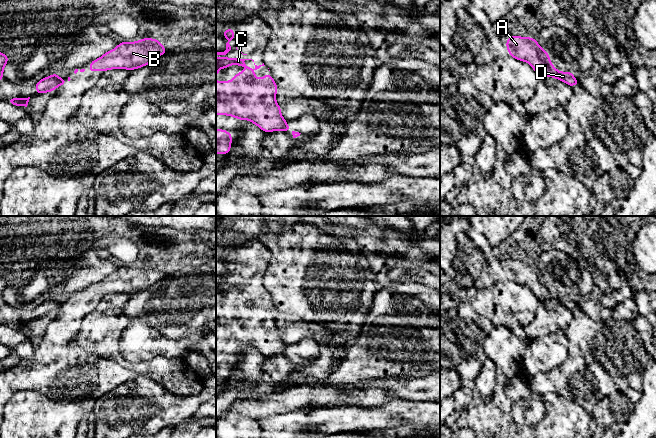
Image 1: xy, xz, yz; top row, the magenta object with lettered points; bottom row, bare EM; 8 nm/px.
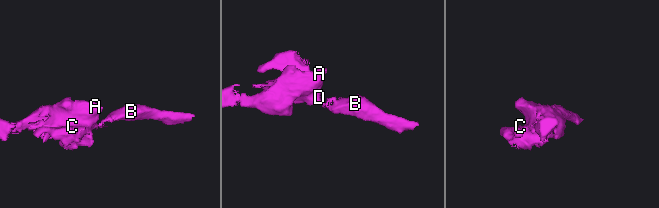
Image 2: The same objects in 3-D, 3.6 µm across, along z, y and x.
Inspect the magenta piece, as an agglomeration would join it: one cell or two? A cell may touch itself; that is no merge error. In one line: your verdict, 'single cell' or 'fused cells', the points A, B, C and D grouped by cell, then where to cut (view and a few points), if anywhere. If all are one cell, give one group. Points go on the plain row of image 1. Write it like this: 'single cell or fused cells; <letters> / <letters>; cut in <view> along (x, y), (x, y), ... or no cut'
fused cells; A C D / B; cut in xy along (63, 303), (59, 308)

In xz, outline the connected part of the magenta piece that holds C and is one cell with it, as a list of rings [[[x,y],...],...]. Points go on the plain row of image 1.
[[[216,283],[216,300],[220,297],[219,292],[226,294],[230,289],[244,290],[248,293],[234,299],[232,305],[216,305],[216,339],[249,344],[266,357],[281,355],[287,349],[287,345],[281,339],[282,332],[276,327],[278,310],[274,306],[272,298],[264,299],[261,303],[256,302],[253,295],[265,290],[264,287],[259,290],[254,287],[255,292],[252,294],[248,288],[244,287],[245,284],[252,283]]]

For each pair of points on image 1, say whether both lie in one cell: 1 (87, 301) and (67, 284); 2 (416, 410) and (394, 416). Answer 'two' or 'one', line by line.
1: two
2: one

